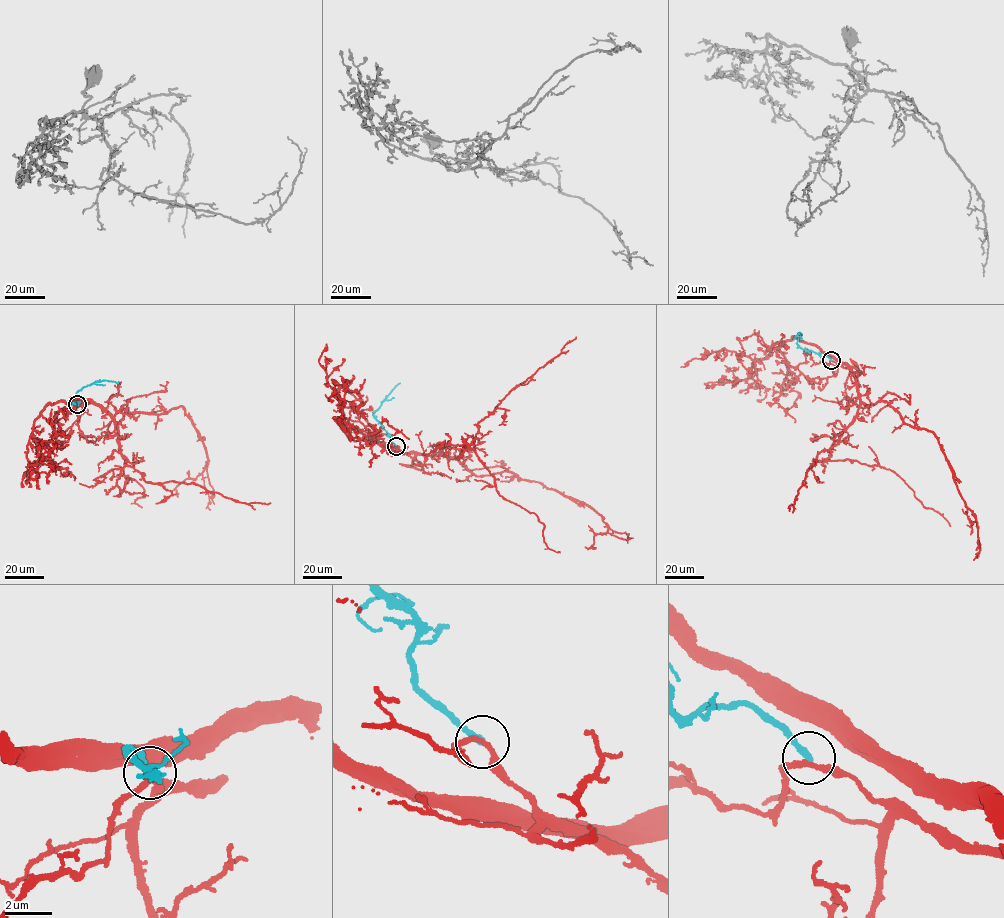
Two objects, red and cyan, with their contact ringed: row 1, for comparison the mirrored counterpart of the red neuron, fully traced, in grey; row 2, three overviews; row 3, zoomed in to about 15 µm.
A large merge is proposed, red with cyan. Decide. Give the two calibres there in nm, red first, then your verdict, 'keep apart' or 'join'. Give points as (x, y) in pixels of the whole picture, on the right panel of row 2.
200/280 nm | keep apart

